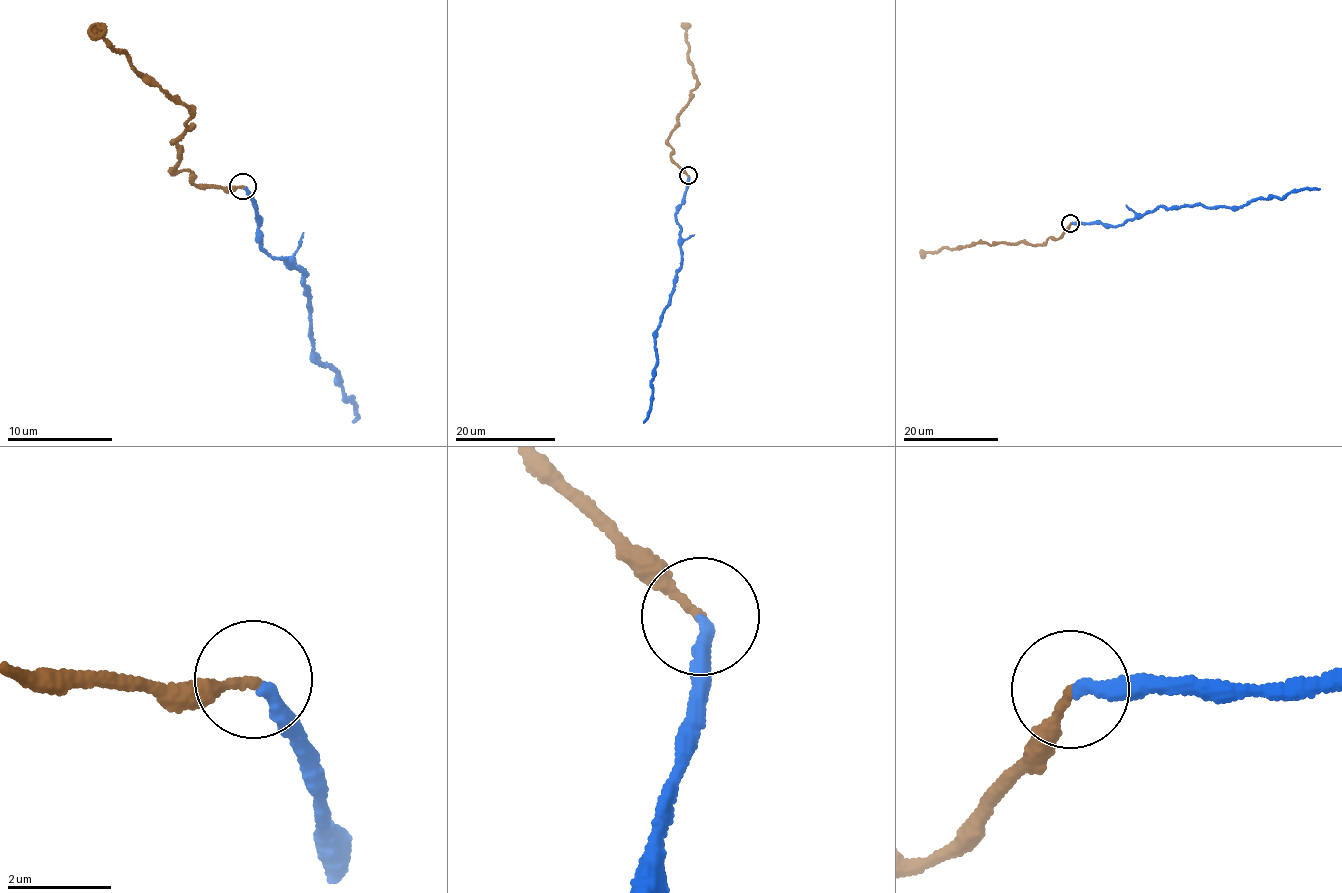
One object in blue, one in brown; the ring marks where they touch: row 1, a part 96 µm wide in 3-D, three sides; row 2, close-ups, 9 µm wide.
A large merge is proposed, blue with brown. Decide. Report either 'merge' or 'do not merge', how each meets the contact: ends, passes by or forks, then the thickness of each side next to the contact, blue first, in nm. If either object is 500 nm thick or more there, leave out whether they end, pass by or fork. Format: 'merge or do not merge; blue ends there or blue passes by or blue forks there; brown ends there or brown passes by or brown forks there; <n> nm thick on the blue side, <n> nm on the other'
merge; blue ends there; brown ends there; 260 nm thick on the blue side, 190 nm on the other

